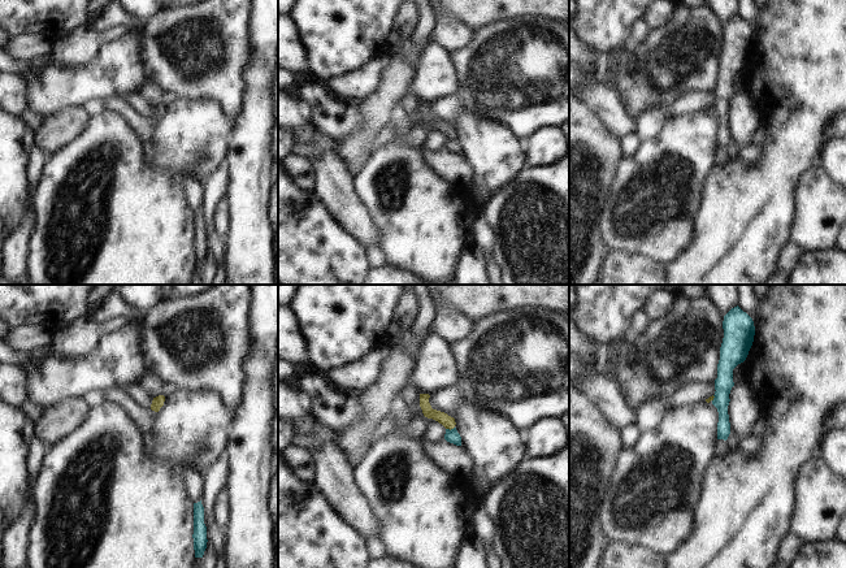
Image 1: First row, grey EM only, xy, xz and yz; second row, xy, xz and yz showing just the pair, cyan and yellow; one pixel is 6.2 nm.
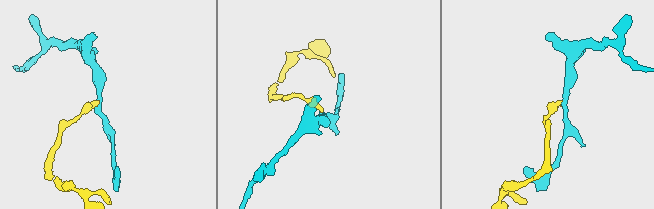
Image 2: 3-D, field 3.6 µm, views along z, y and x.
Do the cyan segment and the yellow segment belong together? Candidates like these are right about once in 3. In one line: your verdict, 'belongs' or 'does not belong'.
does not belong

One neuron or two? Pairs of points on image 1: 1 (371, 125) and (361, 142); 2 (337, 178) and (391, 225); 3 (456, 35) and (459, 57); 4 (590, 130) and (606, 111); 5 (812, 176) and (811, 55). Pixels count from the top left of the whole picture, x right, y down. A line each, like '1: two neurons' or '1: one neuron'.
1: one neuron
2: two neurons
3: two neurons
4: two neurons
5: two neurons

